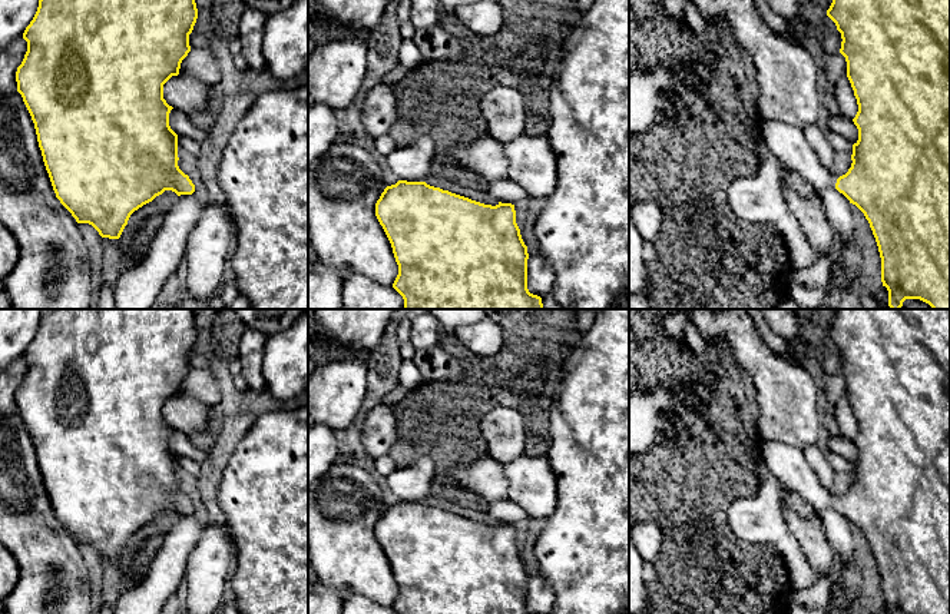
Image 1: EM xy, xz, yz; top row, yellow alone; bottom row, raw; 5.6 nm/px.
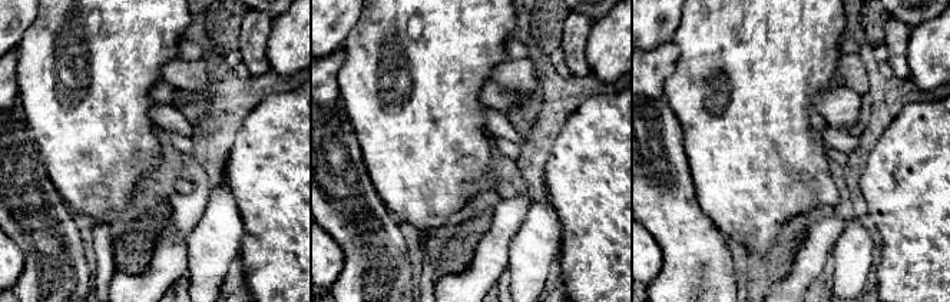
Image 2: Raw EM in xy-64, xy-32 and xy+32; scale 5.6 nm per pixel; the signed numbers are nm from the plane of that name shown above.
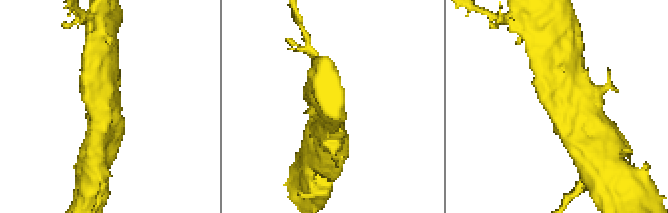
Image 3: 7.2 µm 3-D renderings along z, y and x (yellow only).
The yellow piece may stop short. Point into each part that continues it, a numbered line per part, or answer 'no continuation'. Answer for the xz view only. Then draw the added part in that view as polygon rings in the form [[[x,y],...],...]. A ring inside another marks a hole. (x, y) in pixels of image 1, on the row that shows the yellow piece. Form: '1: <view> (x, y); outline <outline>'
no continuation

